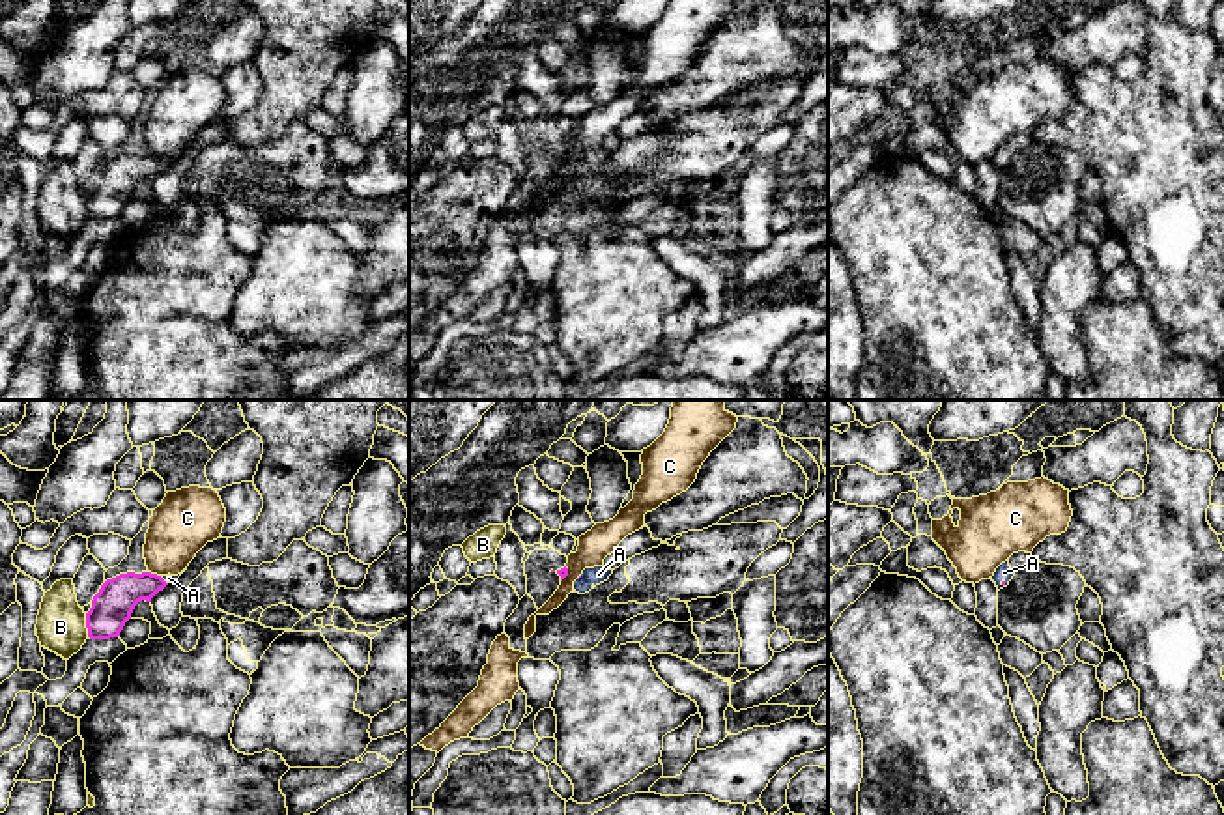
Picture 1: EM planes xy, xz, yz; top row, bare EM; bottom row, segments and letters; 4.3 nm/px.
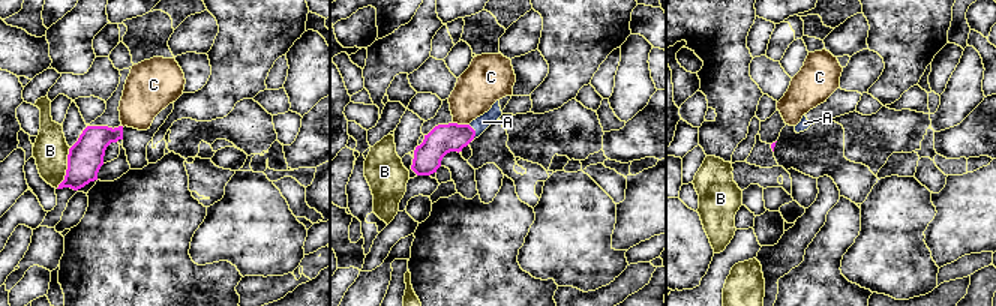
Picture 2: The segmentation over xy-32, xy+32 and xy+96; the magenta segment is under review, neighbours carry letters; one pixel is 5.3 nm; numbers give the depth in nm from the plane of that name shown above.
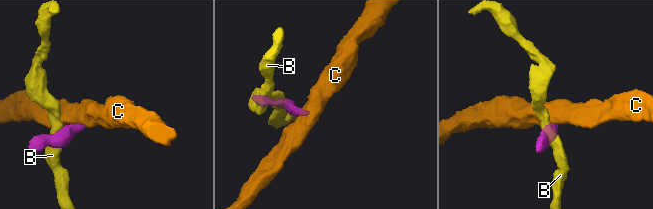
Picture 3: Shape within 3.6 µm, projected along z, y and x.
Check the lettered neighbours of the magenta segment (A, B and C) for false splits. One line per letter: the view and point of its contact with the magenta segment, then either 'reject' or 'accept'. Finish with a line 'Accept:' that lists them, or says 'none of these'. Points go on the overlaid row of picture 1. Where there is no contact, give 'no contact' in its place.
A: yz (1002, 584) | accept
B: xy (86, 625) | reject
C: xy (154, 574) | reject
Accept: A

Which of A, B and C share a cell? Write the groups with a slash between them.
A / B / C

